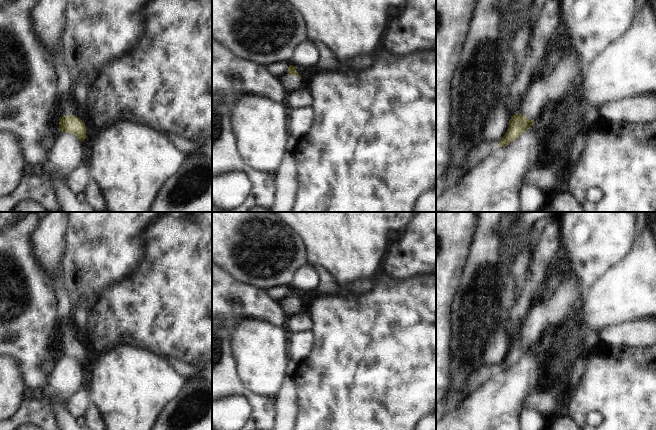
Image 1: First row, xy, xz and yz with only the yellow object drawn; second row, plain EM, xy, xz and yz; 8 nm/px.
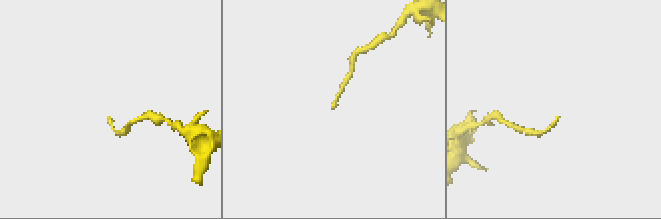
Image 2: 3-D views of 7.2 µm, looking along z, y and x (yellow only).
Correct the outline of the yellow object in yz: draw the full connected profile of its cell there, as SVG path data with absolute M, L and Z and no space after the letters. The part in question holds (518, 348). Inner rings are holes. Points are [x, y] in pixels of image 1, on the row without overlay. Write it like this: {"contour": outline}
{"contour": "M572 273L549 298L536 303L520 324L520 332L513 339L509 351L498 370L505 371L529 354L550 328L559 328L568 315L577 310L587 289L582 280Z"}

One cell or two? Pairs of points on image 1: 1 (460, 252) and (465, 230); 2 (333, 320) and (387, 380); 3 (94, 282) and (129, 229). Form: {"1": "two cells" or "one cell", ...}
{"1": "one cell", "2": "one cell", "3": "one cell"}

